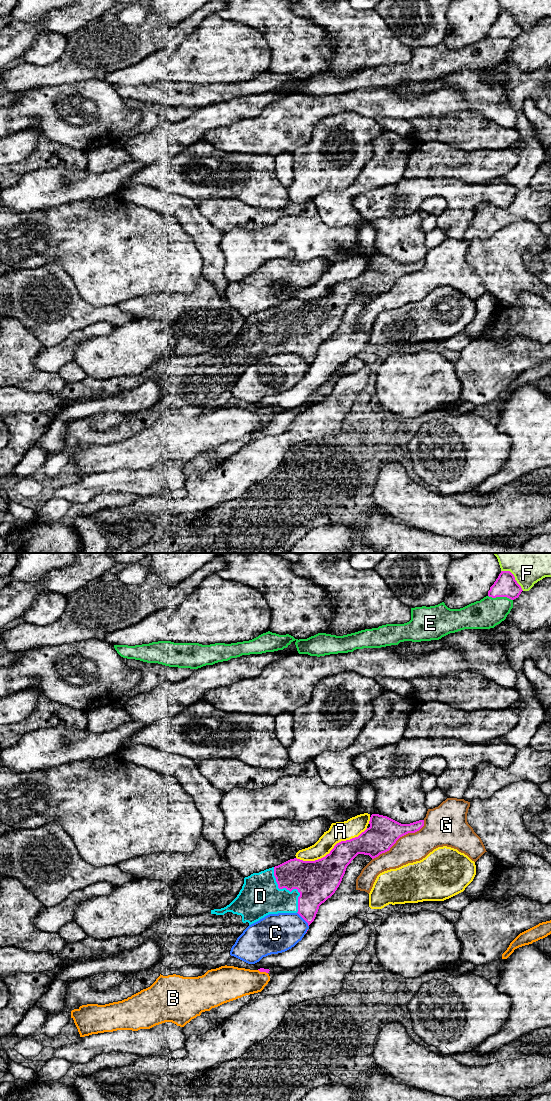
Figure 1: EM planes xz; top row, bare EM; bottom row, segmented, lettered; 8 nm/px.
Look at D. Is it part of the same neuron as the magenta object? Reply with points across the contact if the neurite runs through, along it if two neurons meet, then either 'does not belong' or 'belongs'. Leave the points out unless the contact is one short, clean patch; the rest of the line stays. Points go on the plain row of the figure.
belongs

